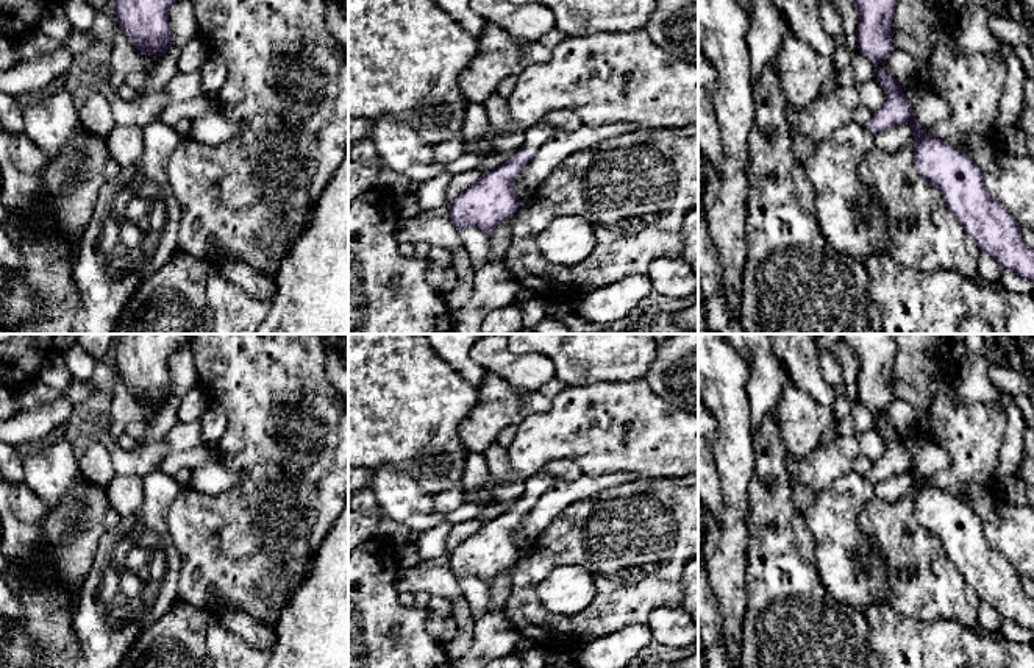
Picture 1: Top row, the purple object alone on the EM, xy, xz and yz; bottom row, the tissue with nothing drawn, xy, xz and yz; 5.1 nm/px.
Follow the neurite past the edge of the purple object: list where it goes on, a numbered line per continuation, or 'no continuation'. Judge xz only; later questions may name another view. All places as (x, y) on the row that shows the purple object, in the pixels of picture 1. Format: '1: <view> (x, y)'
1: xz (541, 133)

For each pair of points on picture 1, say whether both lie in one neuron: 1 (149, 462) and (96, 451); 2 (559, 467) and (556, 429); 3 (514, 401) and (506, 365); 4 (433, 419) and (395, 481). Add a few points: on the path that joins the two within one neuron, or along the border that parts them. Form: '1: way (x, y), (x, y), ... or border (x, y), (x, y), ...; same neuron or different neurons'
1: border (97, 440), (106, 450), (116, 472); different neurons
2: border (539, 470), (552, 461), (572, 459), (583, 473); different neurons
3: border (486, 372), (500, 376), (513, 386), (538, 390); different neurons
4: border (370, 469), (392, 464), (430, 495); different neurons

